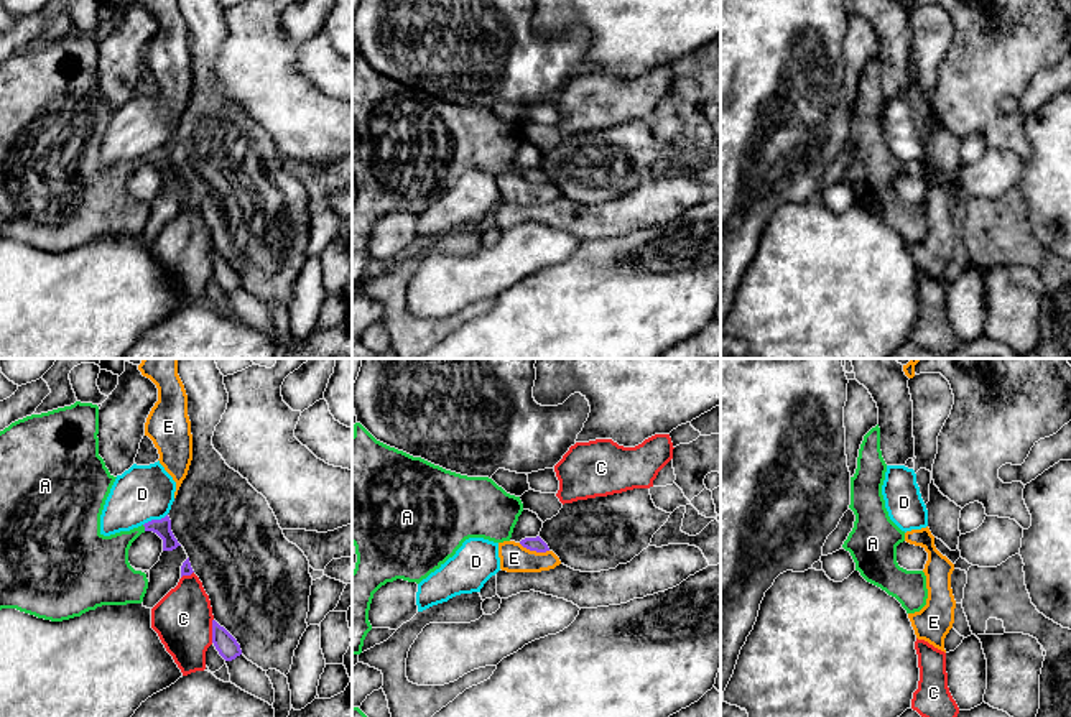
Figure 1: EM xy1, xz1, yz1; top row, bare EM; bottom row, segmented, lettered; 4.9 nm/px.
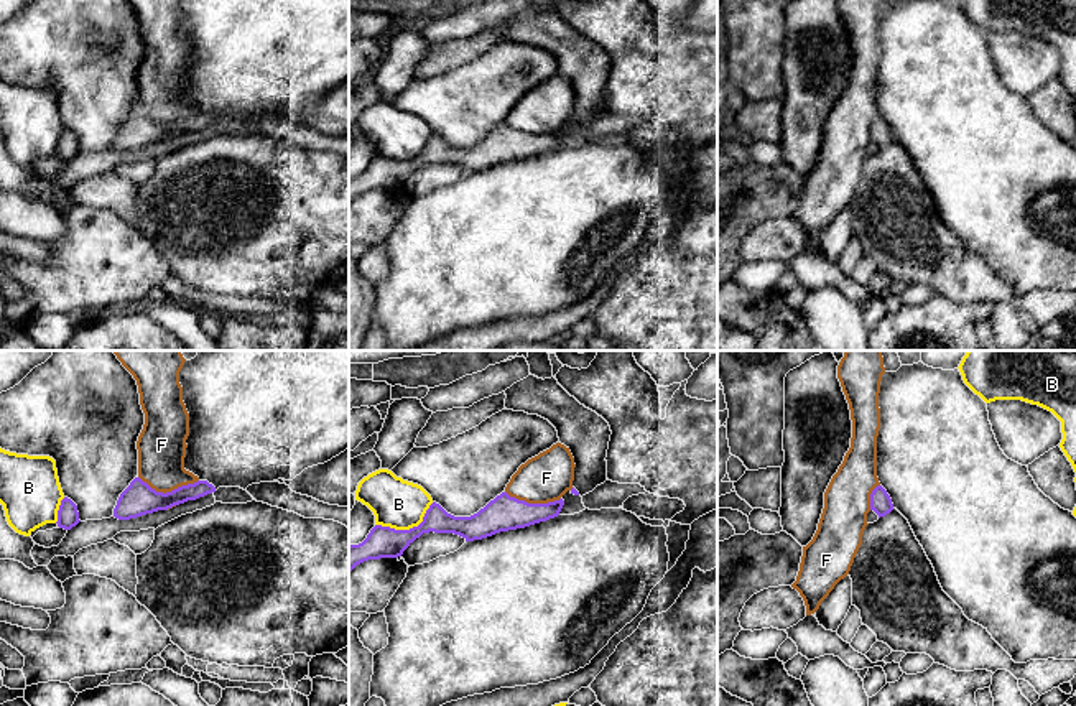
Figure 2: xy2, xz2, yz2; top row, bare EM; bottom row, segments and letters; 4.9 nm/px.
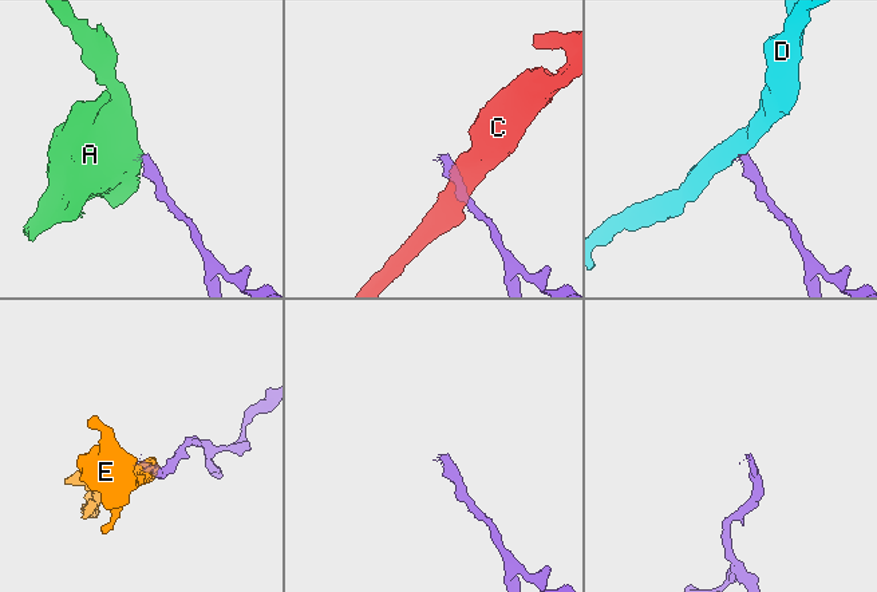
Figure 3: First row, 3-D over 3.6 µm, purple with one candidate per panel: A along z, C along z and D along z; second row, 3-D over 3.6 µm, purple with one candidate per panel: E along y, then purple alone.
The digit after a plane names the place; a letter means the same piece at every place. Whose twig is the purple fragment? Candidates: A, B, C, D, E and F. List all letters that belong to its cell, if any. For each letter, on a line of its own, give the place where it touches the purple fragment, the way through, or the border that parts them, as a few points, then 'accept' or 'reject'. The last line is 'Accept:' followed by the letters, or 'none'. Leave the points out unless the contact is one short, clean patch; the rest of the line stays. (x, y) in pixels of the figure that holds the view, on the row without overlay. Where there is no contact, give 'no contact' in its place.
A: contact xy1 (145, 160); way xy1 (162, 158), (145, 160), (127, 168), (104, 189); accept
B: contact xz2 (407, 162); border xz2 (433, 134), (417, 157), (408, 160), (375, 157); reject
C: contact xy1 (213, 262); border xy1 (213, 250), (211, 273); reject
D: contact xy1 (155, 152); border xy1 (166, 145), (143, 157); reject
E: contact xz1 (533, 181); border xz1 (519, 175), (530, 181), (548, 183); reject
F: contact xy2 (168, 124); border xy2 (139, 107), (163, 124), (198, 112); reject
Accept: A

